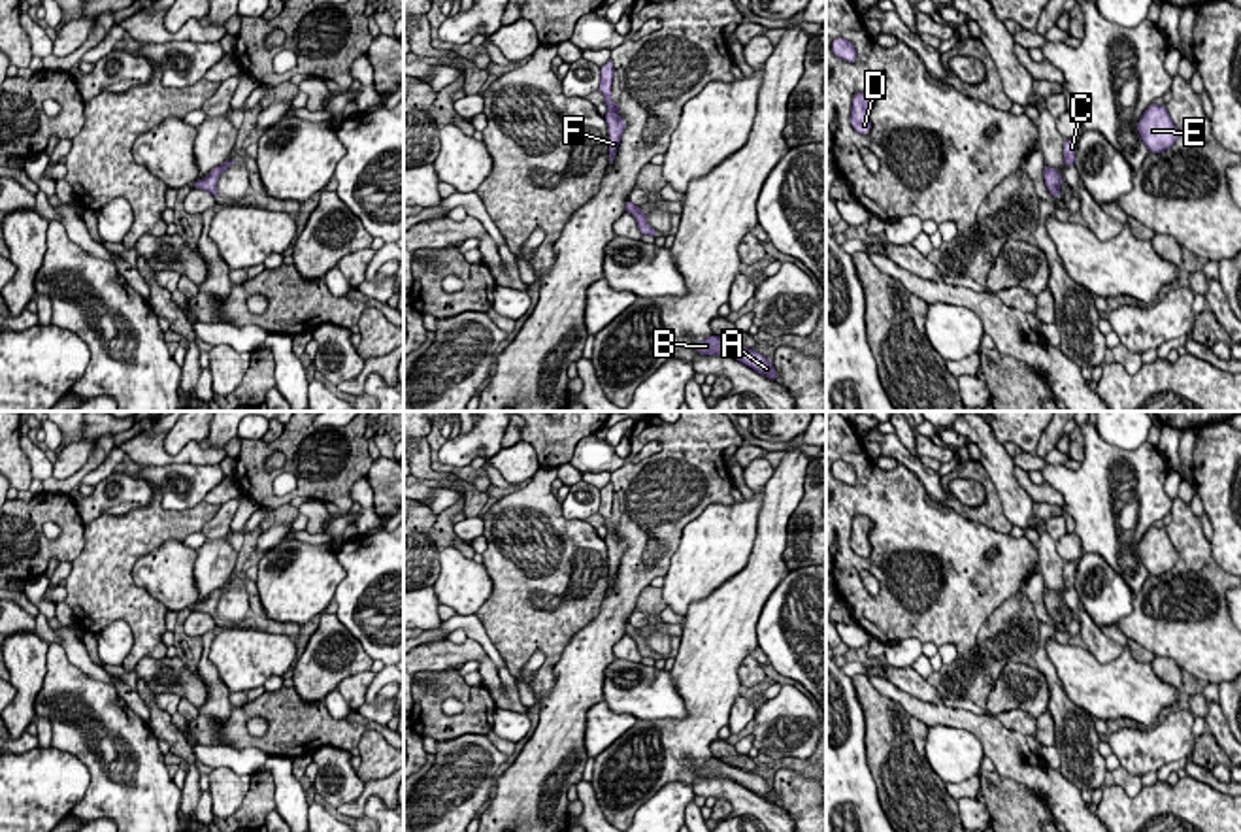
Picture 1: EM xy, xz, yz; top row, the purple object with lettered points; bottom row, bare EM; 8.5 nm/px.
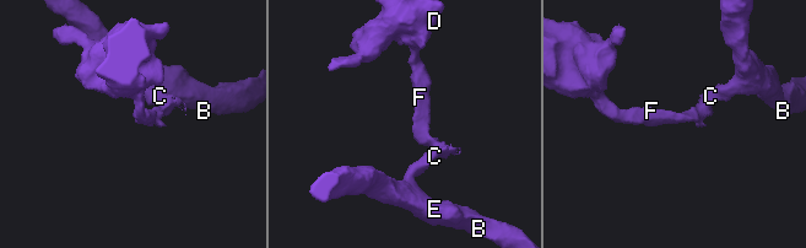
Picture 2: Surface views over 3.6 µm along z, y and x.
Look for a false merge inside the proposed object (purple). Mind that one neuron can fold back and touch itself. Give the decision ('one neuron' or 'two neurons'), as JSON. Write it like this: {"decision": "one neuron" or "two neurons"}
{"decision": "one neuron"}

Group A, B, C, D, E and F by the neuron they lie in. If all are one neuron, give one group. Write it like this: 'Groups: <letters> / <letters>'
Groups: A B C D E F

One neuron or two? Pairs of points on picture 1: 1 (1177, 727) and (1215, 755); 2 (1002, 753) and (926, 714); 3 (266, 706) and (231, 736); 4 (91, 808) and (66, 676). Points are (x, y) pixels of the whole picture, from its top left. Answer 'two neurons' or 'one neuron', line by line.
1: two neurons
2: one neuron
3: one neuron
4: one neuron

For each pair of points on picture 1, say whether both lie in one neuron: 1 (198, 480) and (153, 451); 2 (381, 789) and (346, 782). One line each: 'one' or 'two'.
1: two
2: two

